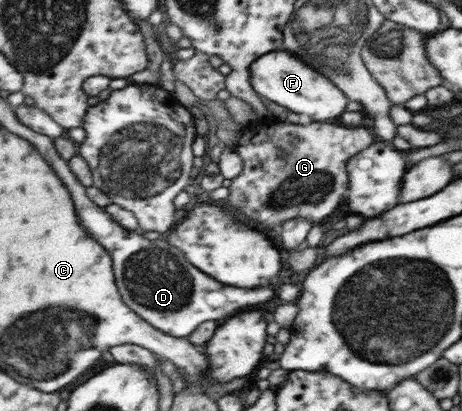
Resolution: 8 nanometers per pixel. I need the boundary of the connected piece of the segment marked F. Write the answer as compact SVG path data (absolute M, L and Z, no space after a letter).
M271 51L261 55L250 67L253 90L292 113L308 115L314 122L338 117L346 107L344 95L322 77L322 71L314 73L306 65L310 67L310 63L302 63L286 51Z

